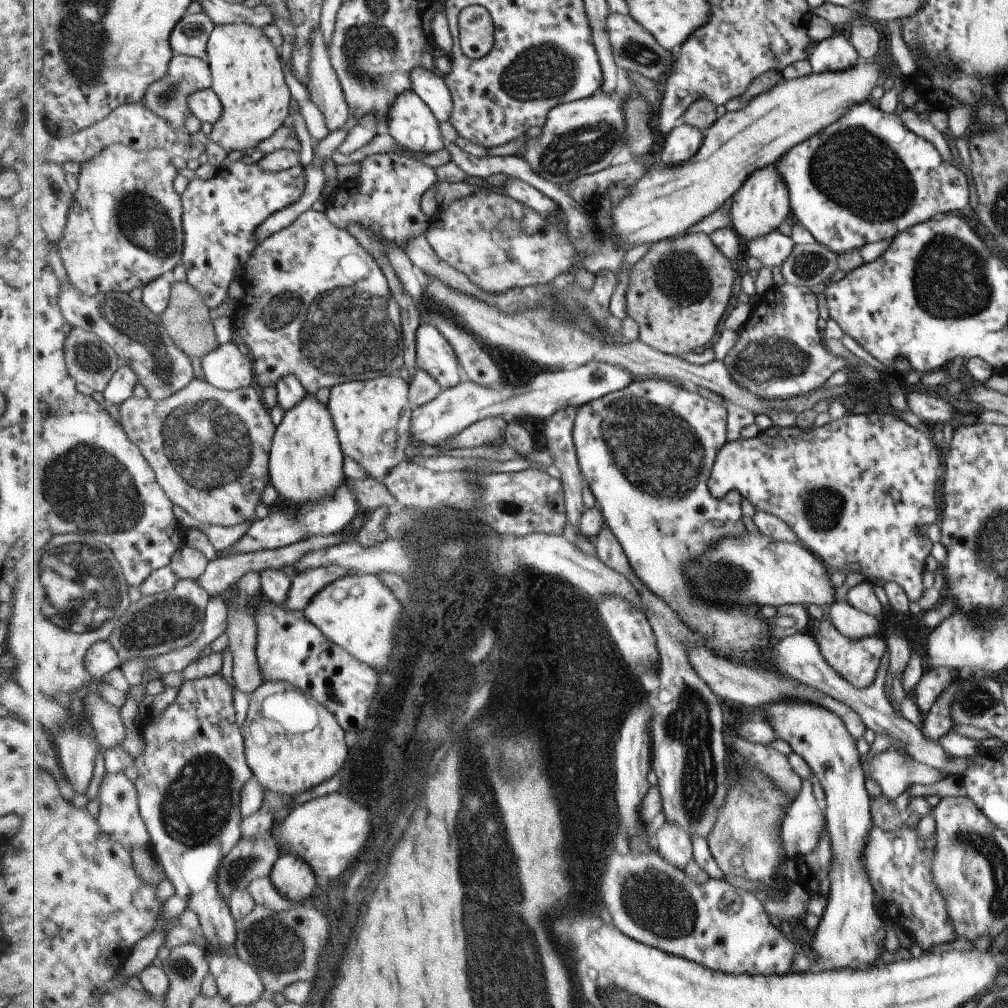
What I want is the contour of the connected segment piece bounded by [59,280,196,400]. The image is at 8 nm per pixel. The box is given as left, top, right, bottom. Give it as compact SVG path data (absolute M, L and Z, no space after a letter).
M63 280L61 284L59 302L73 328L93 331L108 342L121 360L135 371L138 382L148 390L149 397L155 400L169 398L195 380L194 363L190 355L175 344L161 316L149 310L142 300L135 301L129 294L122 292L89 296L77 290L71 280Z

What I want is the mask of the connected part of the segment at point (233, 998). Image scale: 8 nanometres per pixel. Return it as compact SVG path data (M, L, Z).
M209 955L210 972L216 978L218 994L236 1007L250 1005L269 995L264 980L253 965L236 955Z

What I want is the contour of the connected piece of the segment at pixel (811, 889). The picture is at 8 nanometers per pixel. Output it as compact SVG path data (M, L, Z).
M823 831L815 850L795 860L797 872L795 882L808 894L825 896L829 892L830 861L830 839L827 838L827 832Z

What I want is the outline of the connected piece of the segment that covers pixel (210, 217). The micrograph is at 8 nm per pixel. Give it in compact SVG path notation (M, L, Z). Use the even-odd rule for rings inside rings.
M235 161L231 165L231 167L227 169L223 169L215 176L215 178L210 181L204 181L203 179L199 179L195 177L186 190L181 194L182 195L182 205L184 208L184 242L185 242L185 253L184 253L184 261L182 265L187 270L187 281L191 283L198 291L199 294L202 294L206 305L215 309L217 306L221 306L225 300L227 300L227 294L229 294L229 284L236 280L235 272L241 266L245 266L246 262L253 257L254 250L259 246L260 242L258 242L258 238L256 234L258 233L258 228L272 215L279 213L281 210L287 209L287 206L295 205L295 202L298 202L306 191L307 185L307 174L305 167L301 164L297 164L297 166L293 166L290 170L282 171L282 172L269 172L264 171L258 164L243 164L243 162Z

